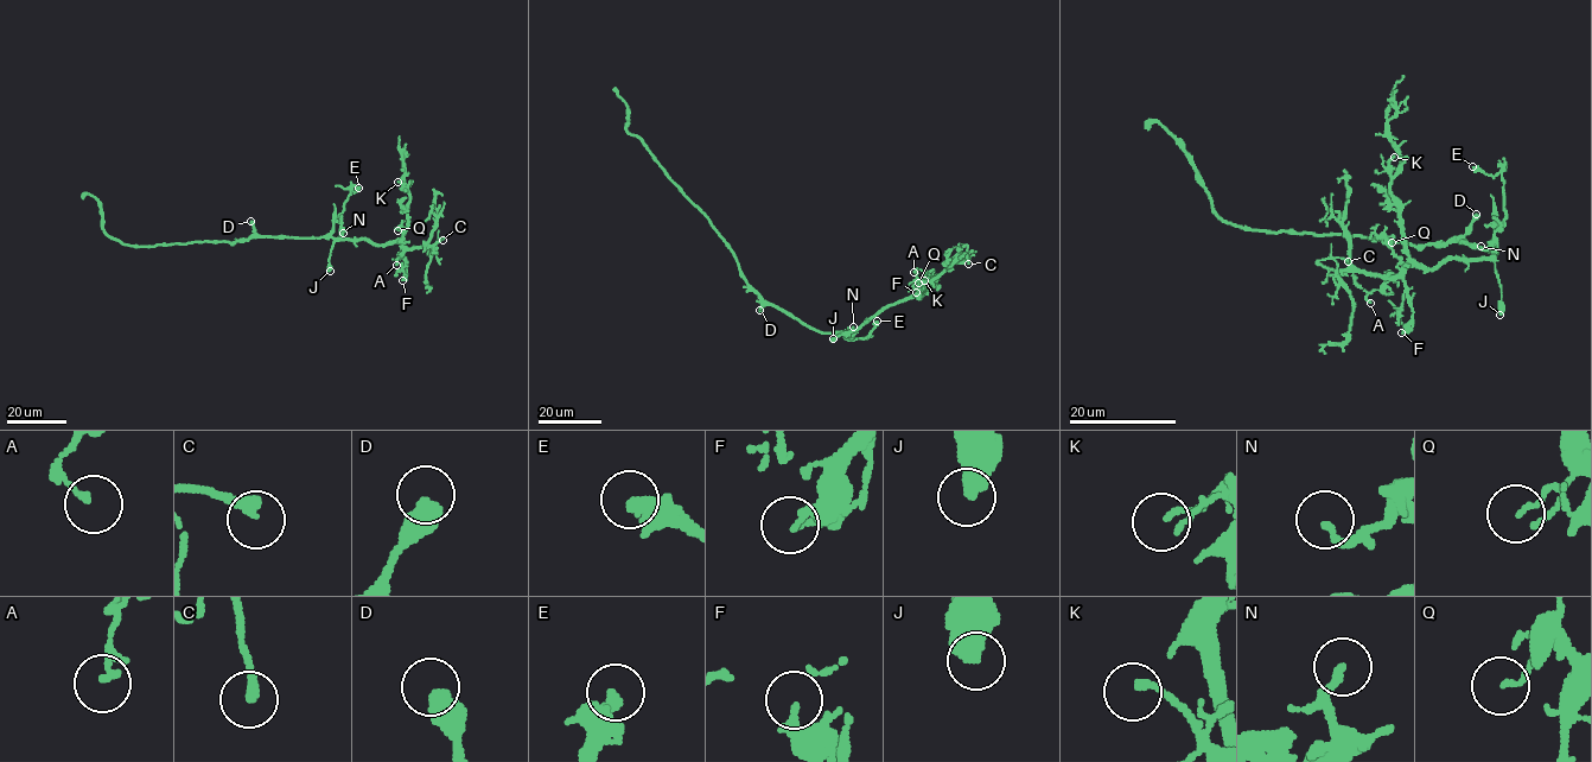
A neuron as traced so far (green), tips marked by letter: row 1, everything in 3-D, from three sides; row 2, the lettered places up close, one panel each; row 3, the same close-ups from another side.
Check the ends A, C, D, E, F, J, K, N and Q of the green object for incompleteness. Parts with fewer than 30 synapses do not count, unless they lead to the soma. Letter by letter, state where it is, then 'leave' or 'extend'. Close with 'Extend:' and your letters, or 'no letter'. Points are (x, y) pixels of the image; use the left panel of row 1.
A: (396, 265) | leave
C: (443, 240) | extend
D: (250, 221) | leave
E: (358, 188) | leave
F: (402, 280) | leave
J: (330, 271) | leave
K: (398, 182) | leave
N: (343, 233) | leave
Q: (398, 230) | leave
Extend: C

